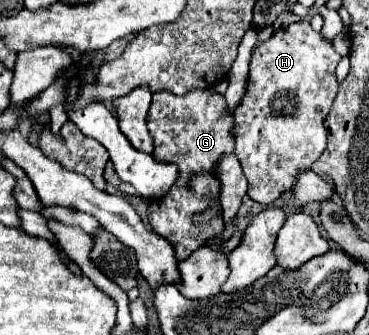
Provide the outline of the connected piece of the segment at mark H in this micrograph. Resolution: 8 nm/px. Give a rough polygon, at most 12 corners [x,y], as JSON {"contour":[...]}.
{"contour":[[294,22],[258,44],[236,148],[274,202],[326,150],[340,56]]}

